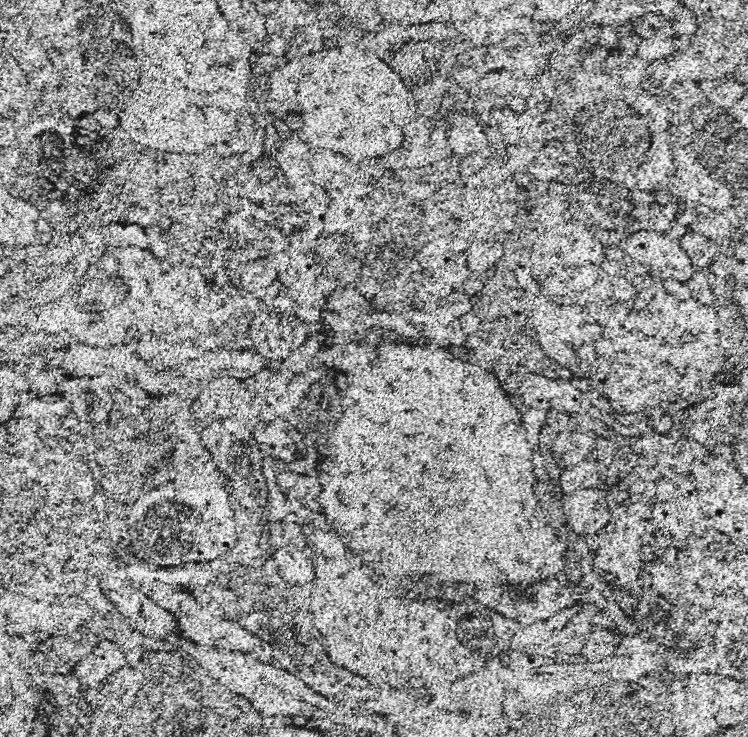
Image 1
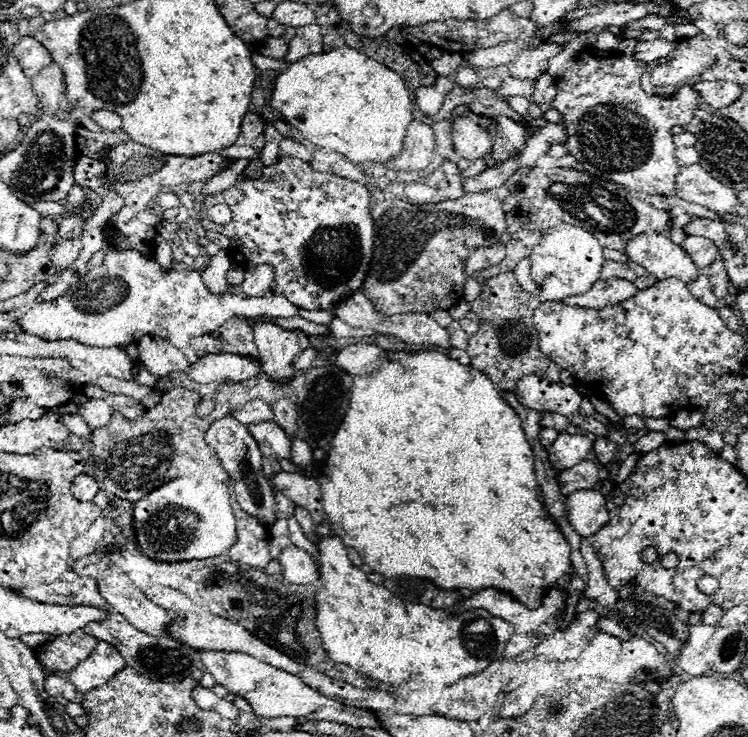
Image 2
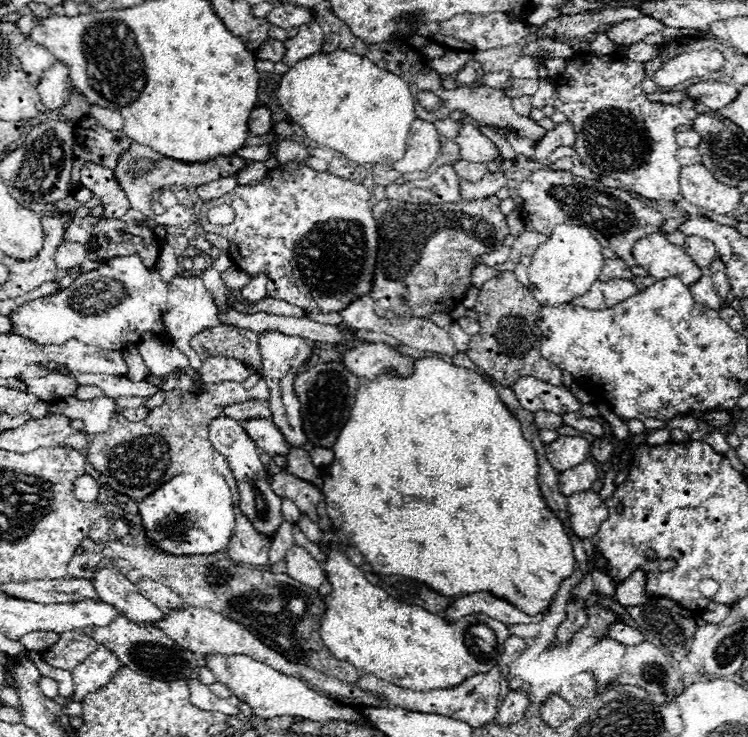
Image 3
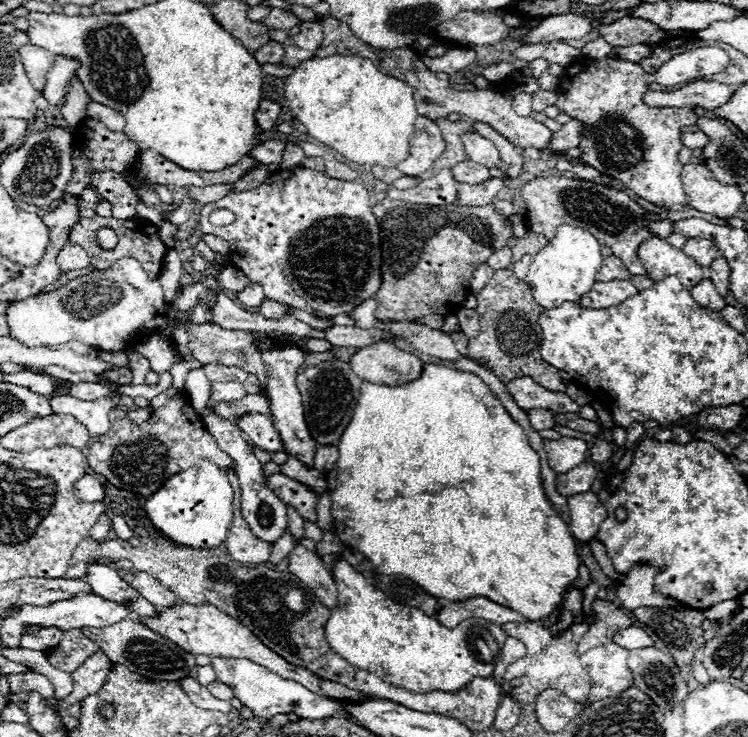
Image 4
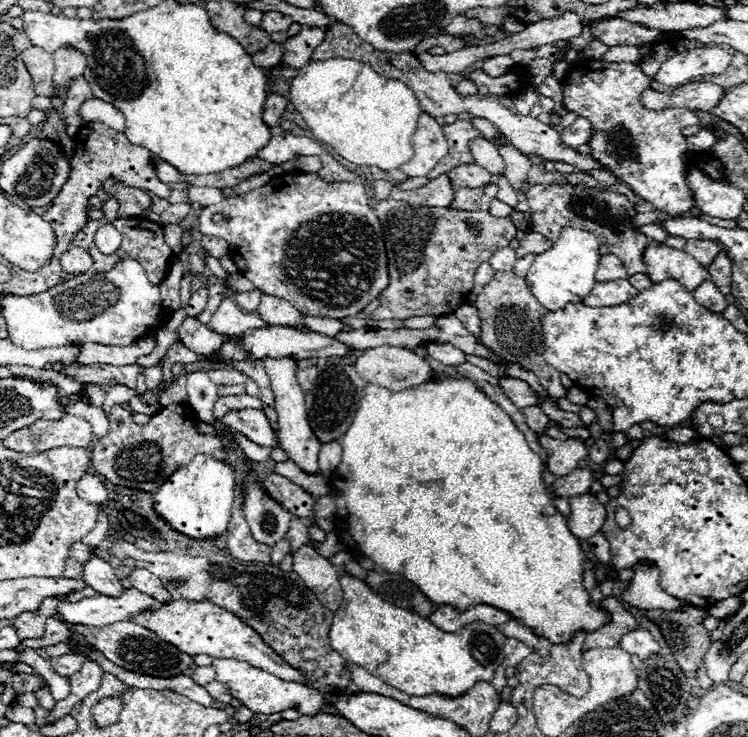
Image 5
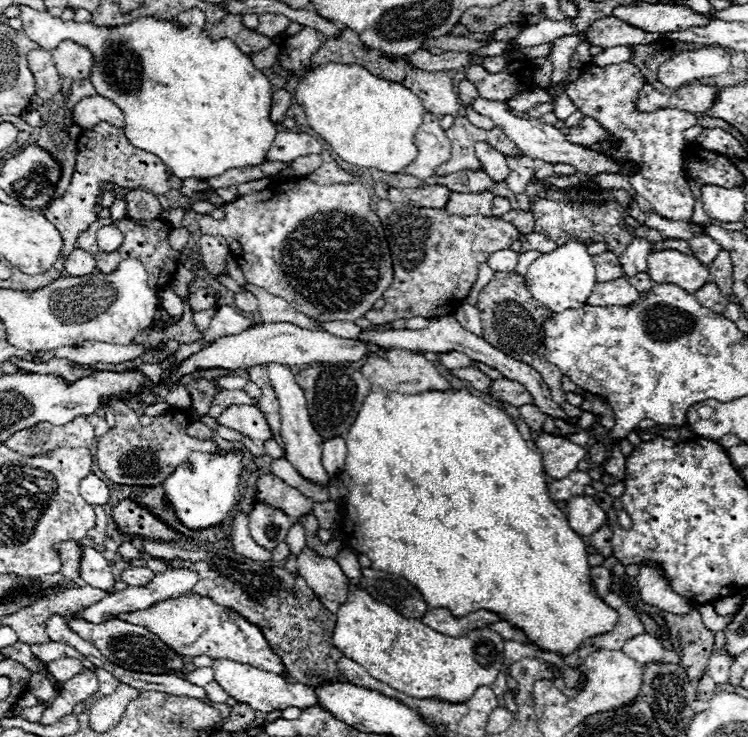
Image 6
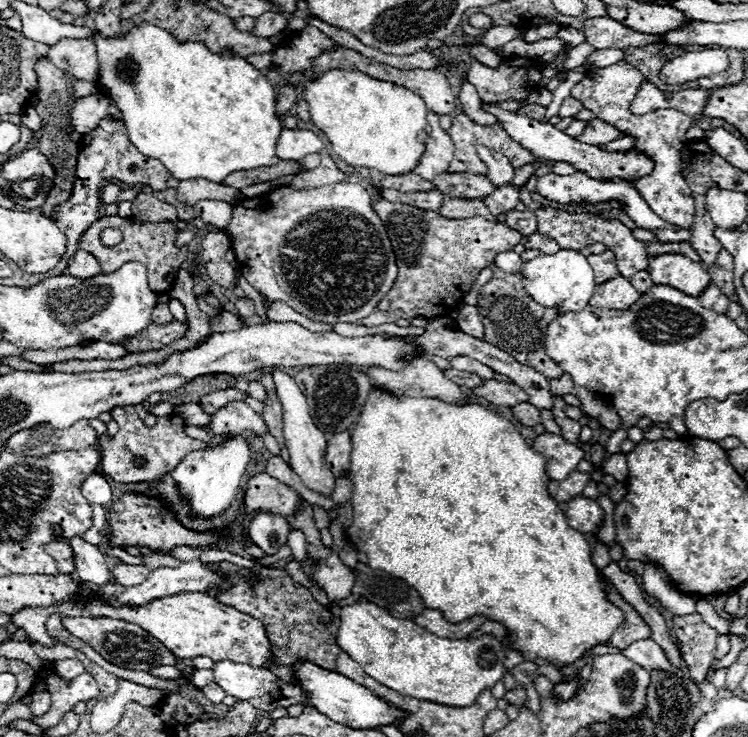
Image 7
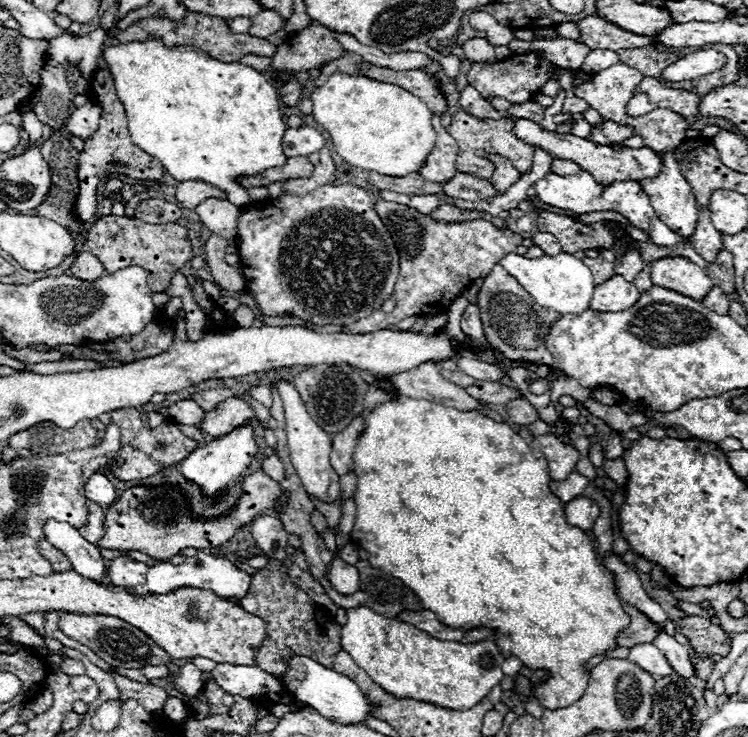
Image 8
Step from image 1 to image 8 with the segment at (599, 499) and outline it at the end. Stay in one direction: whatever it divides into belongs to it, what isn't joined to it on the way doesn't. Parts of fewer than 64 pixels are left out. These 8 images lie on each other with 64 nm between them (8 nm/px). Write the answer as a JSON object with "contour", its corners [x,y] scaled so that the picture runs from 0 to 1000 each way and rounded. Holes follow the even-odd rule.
{"contour":[[[773,673],[770,678],[762,678],[757,687],[757,706],[759,711],[765,714],[773,714],[778,719],[789,719],[797,708],[797,703],[802,700],[802,689],[794,678],[789,676],[781,676],[781,673]]]}

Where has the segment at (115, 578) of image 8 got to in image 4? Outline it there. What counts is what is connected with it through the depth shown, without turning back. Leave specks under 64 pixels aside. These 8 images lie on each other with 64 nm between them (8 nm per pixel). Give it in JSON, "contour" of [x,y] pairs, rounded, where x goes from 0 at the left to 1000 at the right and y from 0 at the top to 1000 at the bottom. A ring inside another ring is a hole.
{"contour":[[[195,776],[182,779],[179,787],[176,787],[176,795],[187,803],[187,809],[193,809],[209,825],[227,825],[227,822],[233,822],[238,817],[238,811],[235,811],[235,806],[230,801],[217,795],[209,784],[198,782]]]}

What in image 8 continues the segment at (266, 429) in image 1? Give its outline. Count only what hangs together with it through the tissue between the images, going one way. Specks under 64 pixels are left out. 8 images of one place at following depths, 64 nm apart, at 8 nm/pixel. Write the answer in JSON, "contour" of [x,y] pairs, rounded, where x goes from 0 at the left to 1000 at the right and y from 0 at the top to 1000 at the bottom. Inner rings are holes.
{"contour":[[[324,540],[299,543],[299,548],[289,551],[289,556],[275,559],[275,567],[265,575],[265,581],[278,592],[302,592],[305,586],[340,573],[337,554]]]}

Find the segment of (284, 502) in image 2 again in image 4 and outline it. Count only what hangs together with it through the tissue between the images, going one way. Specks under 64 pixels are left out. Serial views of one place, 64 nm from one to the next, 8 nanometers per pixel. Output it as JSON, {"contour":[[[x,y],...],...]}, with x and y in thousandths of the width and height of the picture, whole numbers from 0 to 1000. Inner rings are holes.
{"contour":[[[382,687],[382,692],[385,692],[385,719],[398,735],[401,730],[406,730],[406,703],[390,687]]]}

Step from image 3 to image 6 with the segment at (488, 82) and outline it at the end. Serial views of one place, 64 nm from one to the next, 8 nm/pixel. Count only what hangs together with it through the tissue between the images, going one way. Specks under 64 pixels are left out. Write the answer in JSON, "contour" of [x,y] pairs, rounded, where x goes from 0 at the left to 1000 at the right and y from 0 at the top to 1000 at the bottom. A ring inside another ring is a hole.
{"contour":[[[655,76],[655,79],[647,79],[644,81],[644,90],[652,95],[652,98],[671,98],[676,90],[679,90],[679,81],[676,76]]]}

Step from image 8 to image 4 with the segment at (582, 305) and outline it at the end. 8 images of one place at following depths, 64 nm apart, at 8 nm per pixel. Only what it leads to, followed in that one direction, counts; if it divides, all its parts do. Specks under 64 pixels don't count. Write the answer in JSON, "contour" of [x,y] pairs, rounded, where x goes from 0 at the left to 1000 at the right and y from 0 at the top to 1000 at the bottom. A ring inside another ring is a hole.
{"contour":[[[749,304],[743,320],[711,350],[706,388],[711,391],[714,407],[727,418],[746,418],[754,410],[770,410],[781,396],[789,396],[797,383],[797,372],[805,364],[802,328],[783,309]],[[674,334],[674,336],[663,339],[663,342],[650,353],[650,358],[658,361],[660,366],[674,366],[674,364],[682,361],[682,353],[684,353],[684,342],[682,342],[679,334]]]}

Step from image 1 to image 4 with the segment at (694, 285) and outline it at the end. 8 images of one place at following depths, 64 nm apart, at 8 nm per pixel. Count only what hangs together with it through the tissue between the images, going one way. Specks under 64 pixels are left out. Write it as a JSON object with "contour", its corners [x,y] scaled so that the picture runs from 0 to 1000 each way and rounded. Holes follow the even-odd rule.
{"contour":[[[941,377],[941,380],[936,380],[936,385],[925,388],[922,396],[933,412],[941,412],[941,418],[957,418],[957,421],[971,418],[968,404],[960,399],[957,388],[947,377]]]}

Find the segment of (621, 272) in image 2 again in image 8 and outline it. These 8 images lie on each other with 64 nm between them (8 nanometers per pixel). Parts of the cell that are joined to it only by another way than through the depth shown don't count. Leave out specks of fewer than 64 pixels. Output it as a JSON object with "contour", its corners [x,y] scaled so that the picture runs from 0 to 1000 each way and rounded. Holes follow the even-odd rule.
{"contour":[[[805,339],[799,350],[781,350],[781,358],[791,364],[797,385],[813,380],[813,374],[821,374],[821,342],[818,339]]]}

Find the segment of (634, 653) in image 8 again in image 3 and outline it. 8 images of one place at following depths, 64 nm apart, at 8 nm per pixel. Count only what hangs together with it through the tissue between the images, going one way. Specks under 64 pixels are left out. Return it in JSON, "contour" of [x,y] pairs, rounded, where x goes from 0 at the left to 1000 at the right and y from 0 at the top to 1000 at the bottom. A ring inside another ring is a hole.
{"contour":[[[816,847],[816,852],[813,852],[813,863],[821,866],[821,868],[829,868],[829,871],[837,874],[837,877],[840,877],[840,874],[861,871],[861,863],[858,863],[853,855],[837,849],[837,847]]]}

